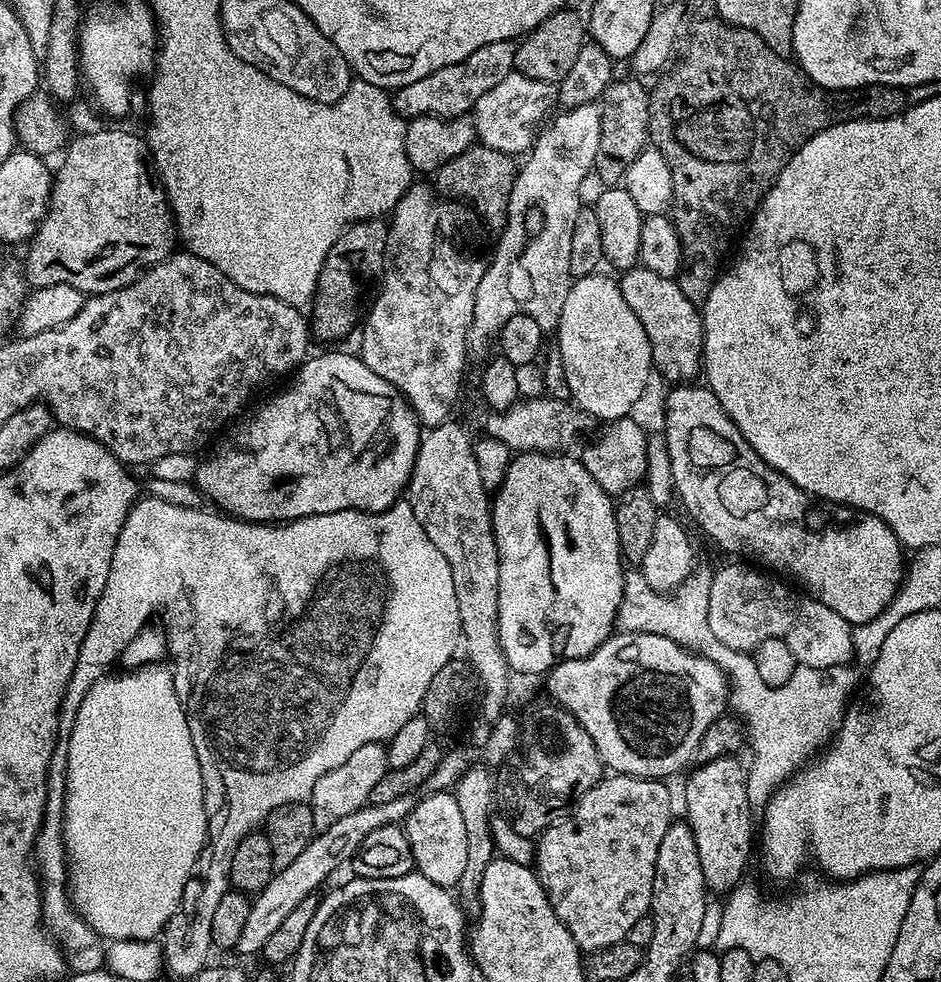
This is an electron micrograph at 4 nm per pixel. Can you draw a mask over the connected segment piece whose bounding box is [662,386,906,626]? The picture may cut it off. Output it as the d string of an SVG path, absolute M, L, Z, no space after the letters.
M676 386L667 393L667 416L662 425L662 436L668 439L668 464L672 467L672 484L676 487L676 492L680 495L680 500L684 503L684 508L688 511L689 518L718 547L725 548L728 552L741 552L744 556L753 556L754 559L761 560L764 564L769 564L773 568L773 570L771 569L773 573L782 574L778 572L785 572L789 577L784 576L793 585L799 586L807 595L816 599L822 606L830 606L830 610L834 610L834 614L842 614L842 618L846 618L848 624L855 626L870 622L870 618L878 615L892 601L894 594L900 589L900 581L904 575L906 552L899 538L894 534L894 530L890 530L890 526L886 526L886 522L882 522L882 518L878 518L872 512L858 512L855 508L831 502L820 506L824 508L815 508L812 505L814 503L813 497L809 493L803 492L793 480L786 479L779 470L764 463L764 459L752 449L750 442L746 442L746 438L738 430L736 423L728 417L726 410L722 410L715 392L704 386L701 386L701 388L692 387L696 386Z

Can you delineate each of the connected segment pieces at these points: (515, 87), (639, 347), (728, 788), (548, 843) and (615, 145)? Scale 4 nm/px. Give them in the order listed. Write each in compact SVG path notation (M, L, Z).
M515 70L508 72L494 90L486 90L482 98L478 98L474 109L474 136L487 148L493 148L513 158L519 157L519 152L527 153L534 144L534 132L531 128L551 110L557 103L557 85L545 80L526 78L526 74Z
M595 272L588 276L577 277L573 281L559 318L556 351L563 362L565 378L573 403L577 403L586 413L605 420L604 422L611 422L629 415L632 404L642 393L654 365L649 339L646 338L646 332L642 329L637 315L626 303L619 283L602 273Z
M732 754L720 755L693 767L684 784L684 804L692 816L708 816L696 832L696 845L702 862L707 891L733 891L745 879L748 859L752 856L752 808L748 798L746 768Z
M608 774L575 801L567 818L550 825L535 841L534 868L554 914L585 953L627 941L628 931L652 906L658 846L670 823L668 788L663 779Z
M620 78L613 79L607 90L604 91L600 113L602 130L598 138L598 154L594 165L594 176L601 180L601 185L619 185L624 179L625 170L649 143L649 95L649 89L643 88L638 81L620 80Z

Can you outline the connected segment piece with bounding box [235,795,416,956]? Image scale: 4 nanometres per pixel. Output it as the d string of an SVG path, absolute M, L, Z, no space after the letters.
M402 795L401 798L394 798L393 802L367 804L334 822L325 832L317 832L312 837L310 846L306 846L306 850L302 850L302 854L298 854L298 858L294 858L294 862L290 862L286 870L276 872L272 881L263 890L255 893L246 926L242 930L242 938L238 938L235 951L244 956L252 956L255 952L256 955L263 953L270 934L278 930L278 925L297 909L304 898L320 890L316 888L323 886L324 879L331 872L336 871L342 864L347 865L355 856L358 847L374 830L380 829L382 825L403 823L412 813L415 803L413 795Z

